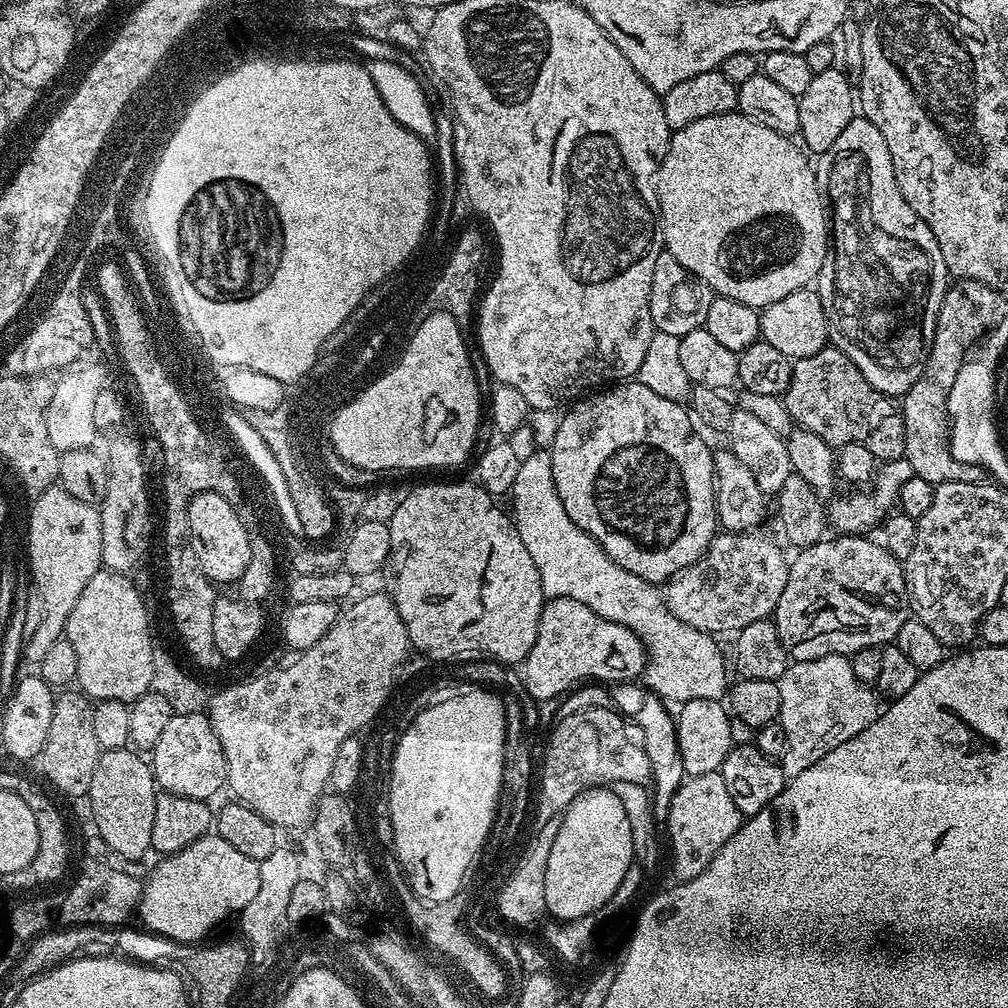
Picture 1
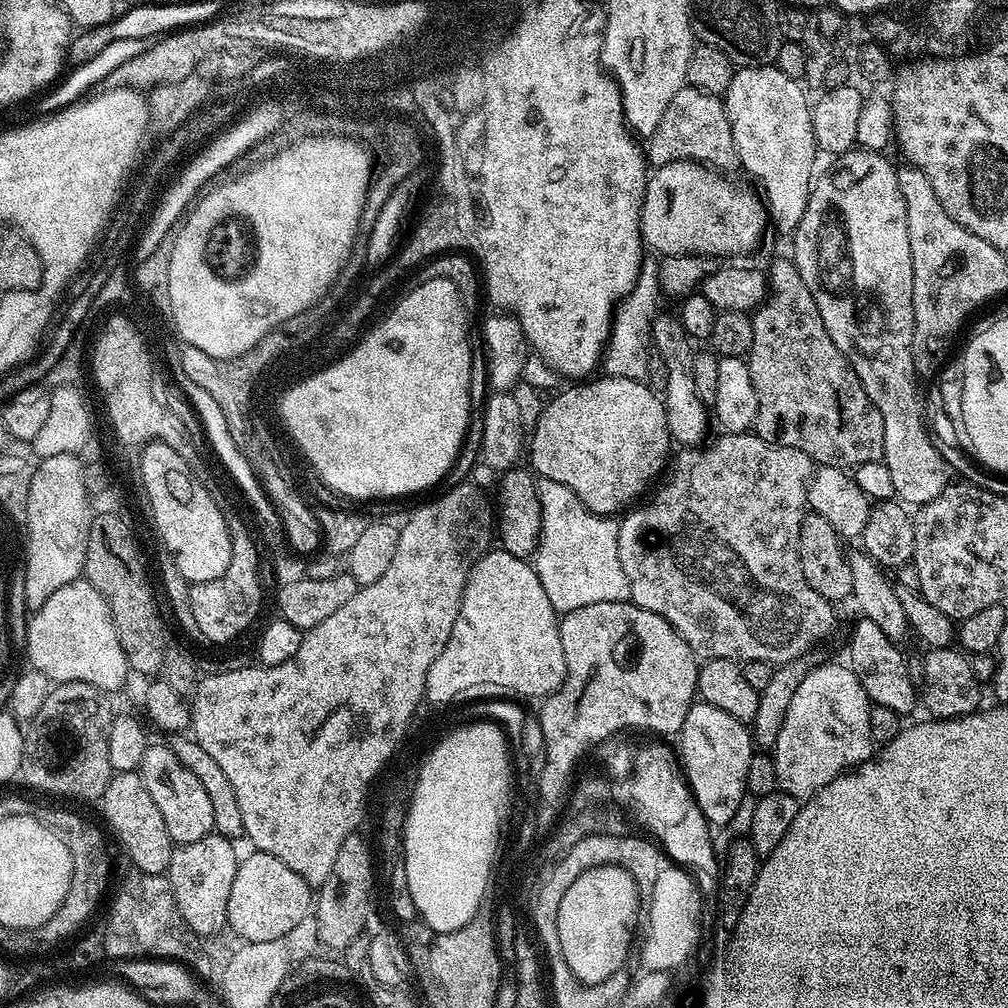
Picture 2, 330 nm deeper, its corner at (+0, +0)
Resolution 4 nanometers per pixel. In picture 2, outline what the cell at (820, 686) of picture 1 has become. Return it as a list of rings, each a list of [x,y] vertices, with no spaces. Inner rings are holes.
[[[820,664],[809,667],[806,678],[786,710],[786,722],[778,733],[774,759],[778,770],[779,791],[803,802],[822,790],[835,776],[872,759],[874,741],[870,734],[870,710],[866,690],[851,667]]]

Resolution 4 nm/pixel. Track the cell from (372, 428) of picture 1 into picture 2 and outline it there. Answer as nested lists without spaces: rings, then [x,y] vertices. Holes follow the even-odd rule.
[[[417,283],[420,292],[408,294],[403,302],[398,304],[396,316],[389,319],[388,324],[381,327],[380,332],[374,334],[373,342],[366,342],[364,348],[356,351],[356,356],[344,358],[339,366],[333,366],[332,372],[317,374],[316,380],[300,383],[300,388],[292,391],[292,396],[284,400],[284,417],[286,426],[293,427],[302,450],[314,461],[314,470],[319,479],[328,488],[349,496],[352,500],[384,500],[387,496],[408,496],[411,492],[420,492],[423,488],[432,488],[443,481],[448,475],[450,466],[456,461],[460,453],[460,445],[464,443],[464,436],[468,433],[468,421],[472,408],[472,349],[473,341],[468,341],[468,316],[464,302],[458,299],[446,284],[428,284],[422,286]]]

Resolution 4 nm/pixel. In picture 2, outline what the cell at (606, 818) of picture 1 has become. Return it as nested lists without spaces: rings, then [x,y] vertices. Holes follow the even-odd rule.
[[[604,863],[590,869],[575,880],[562,899],[558,911],[558,937],[561,942],[561,961],[569,967],[582,985],[595,985],[625,967],[624,959],[634,948],[634,933],[642,916],[642,899],[631,874],[618,863]]]

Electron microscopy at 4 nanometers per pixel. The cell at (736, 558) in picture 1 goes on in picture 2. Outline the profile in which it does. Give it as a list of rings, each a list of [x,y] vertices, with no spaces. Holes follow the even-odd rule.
[[[751,431],[720,434],[720,437],[714,440],[703,446],[681,447],[680,453],[677,456],[675,453],[671,461],[670,471],[667,473],[668,481],[660,489],[657,487],[651,493],[652,501],[649,504],[641,503],[633,507],[623,517],[625,520],[619,521],[618,558],[622,562],[622,570],[626,570],[626,578],[630,578],[631,603],[666,618],[666,622],[670,622],[670,626],[678,630],[678,634],[687,642],[690,650],[704,660],[726,658],[735,660],[741,665],[746,662],[766,662],[779,666],[788,664],[791,660],[807,657],[809,655],[807,652],[815,644],[822,643],[836,628],[833,601],[822,598],[818,590],[810,590],[810,582],[806,582],[800,565],[800,535],[804,517],[809,511],[808,483],[812,480],[814,461],[802,450],[794,450],[790,446],[781,444],[771,444]]]

